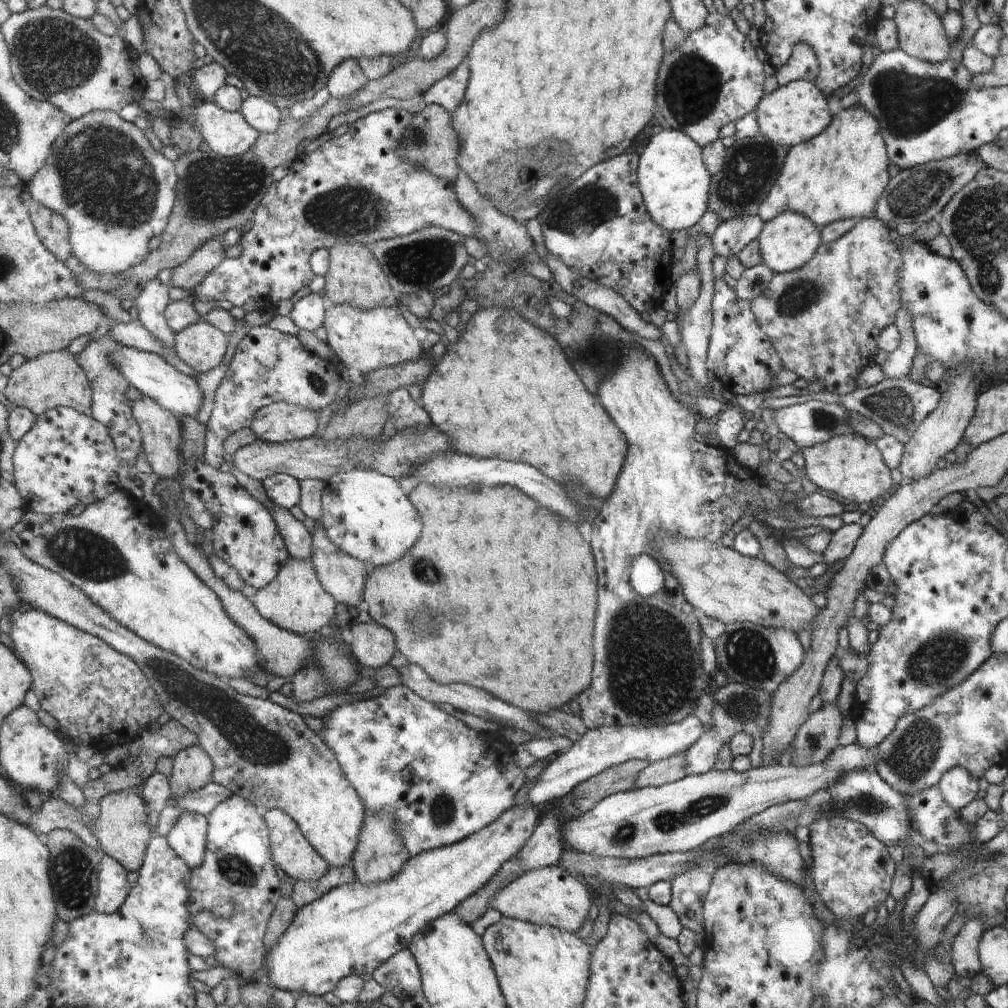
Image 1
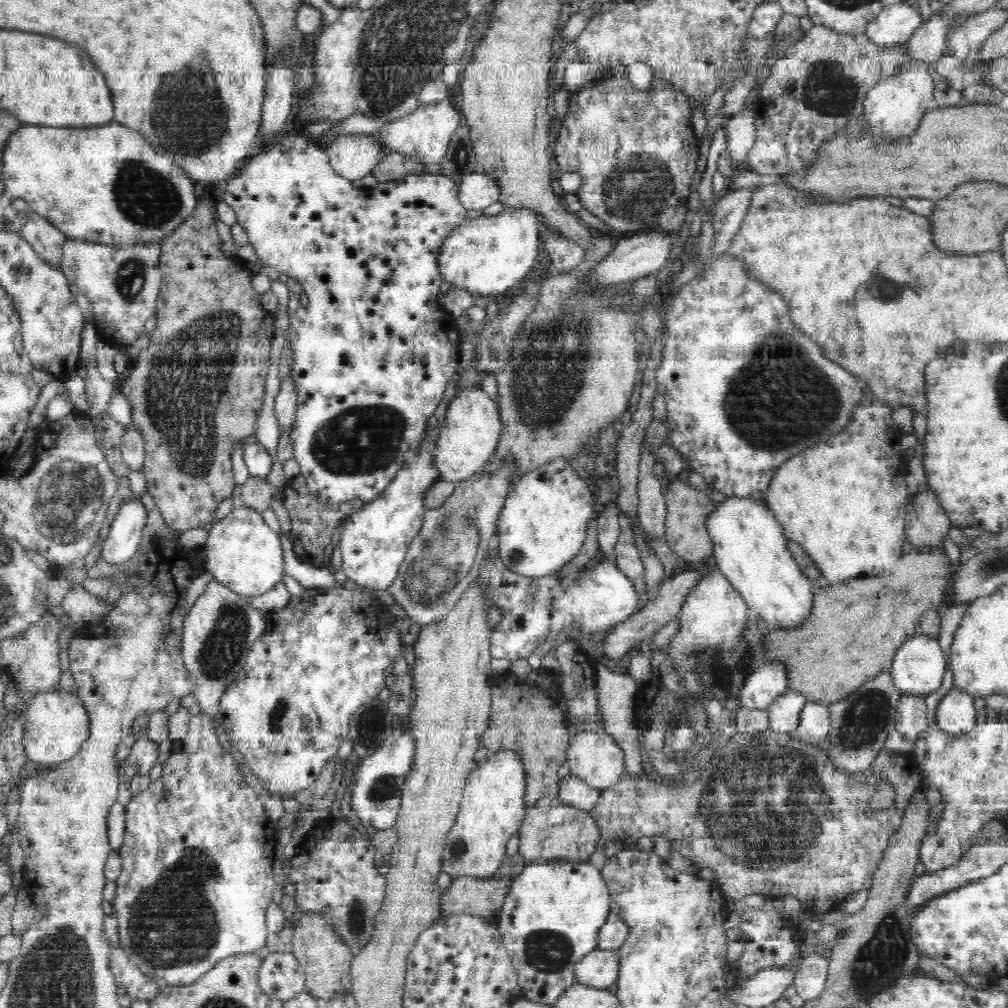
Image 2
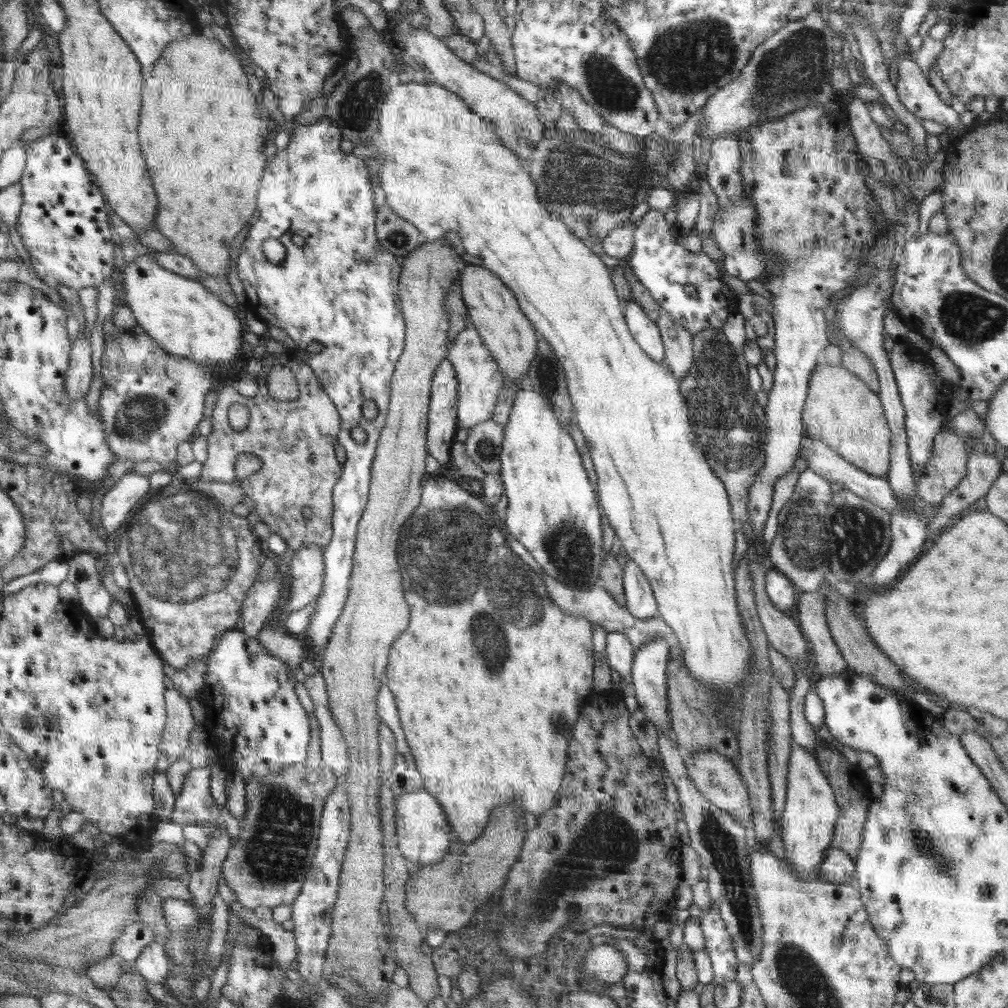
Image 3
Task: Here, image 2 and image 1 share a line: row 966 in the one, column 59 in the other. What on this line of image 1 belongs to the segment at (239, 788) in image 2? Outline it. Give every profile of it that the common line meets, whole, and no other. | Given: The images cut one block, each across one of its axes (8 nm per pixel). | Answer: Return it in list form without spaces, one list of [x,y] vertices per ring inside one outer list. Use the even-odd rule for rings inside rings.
[[[95,111],[82,119],[76,119],[73,124],[70,124],[69,128],[66,128],[65,134],[57,141],[53,149],[53,156],[47,166],[31,182],[31,191],[34,199],[47,204],[51,209],[64,215],[70,221],[73,249],[75,255],[83,262],[85,267],[88,267],[90,271],[94,271],[96,274],[118,275],[144,263],[153,254],[154,251],[150,248],[150,242],[152,242],[152,238],[162,236],[173,219],[173,212],[177,206],[178,183],[181,178],[176,162],[172,162],[160,150],[156,150],[154,144],[146,138],[144,130],[138,128],[134,121],[124,120],[121,114],[115,111]]]

